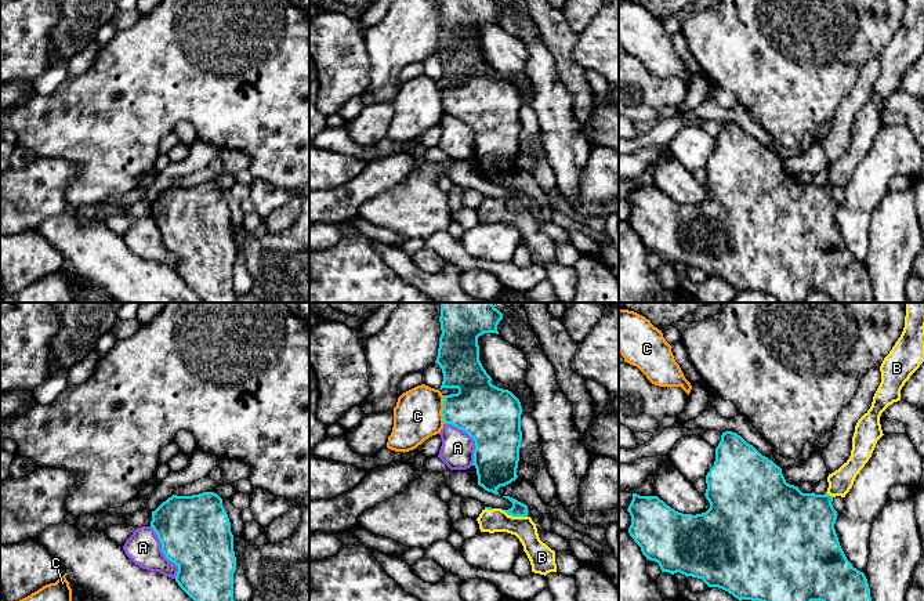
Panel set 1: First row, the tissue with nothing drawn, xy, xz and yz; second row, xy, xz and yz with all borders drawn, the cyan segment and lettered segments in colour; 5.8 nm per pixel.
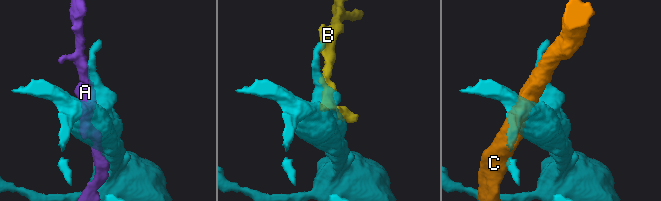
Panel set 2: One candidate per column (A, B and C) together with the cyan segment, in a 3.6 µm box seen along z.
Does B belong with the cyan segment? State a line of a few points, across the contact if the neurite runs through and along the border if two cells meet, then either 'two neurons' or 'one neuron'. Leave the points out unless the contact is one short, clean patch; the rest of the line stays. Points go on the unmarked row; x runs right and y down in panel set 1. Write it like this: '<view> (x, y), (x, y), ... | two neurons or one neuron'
xz (518, 199), (515, 206), (496, 210) | one neuron

